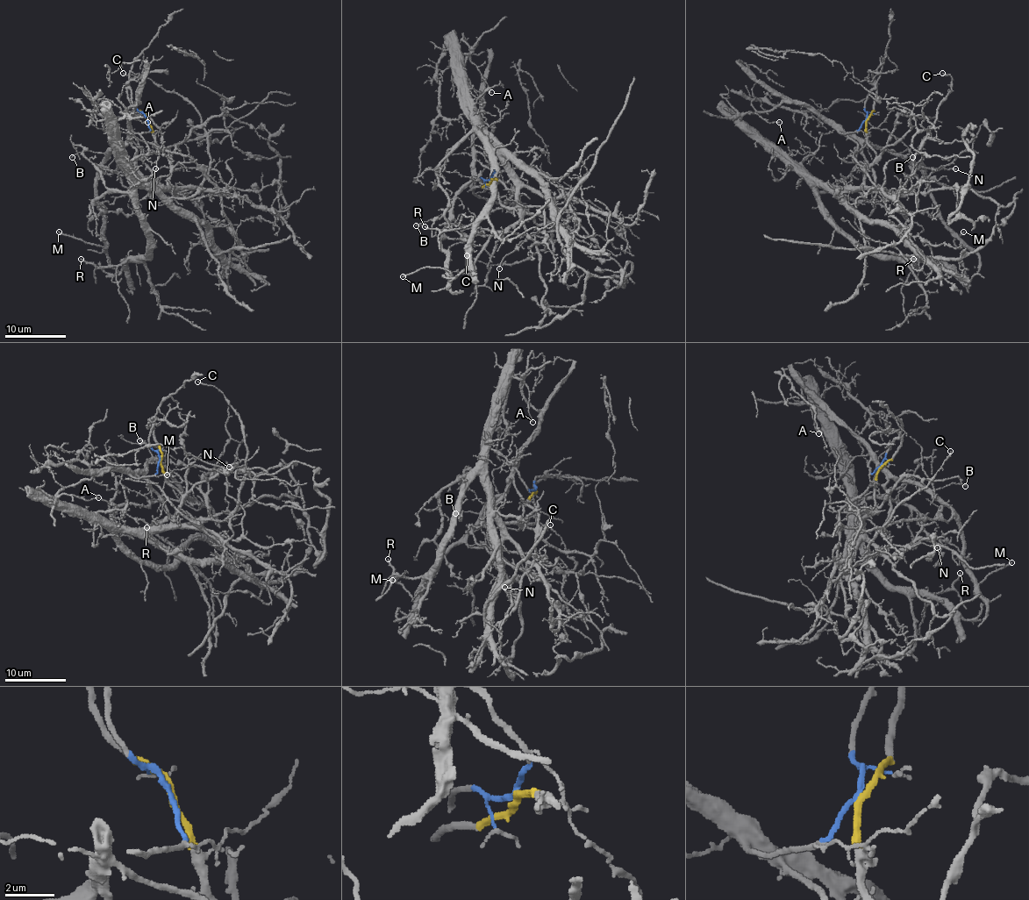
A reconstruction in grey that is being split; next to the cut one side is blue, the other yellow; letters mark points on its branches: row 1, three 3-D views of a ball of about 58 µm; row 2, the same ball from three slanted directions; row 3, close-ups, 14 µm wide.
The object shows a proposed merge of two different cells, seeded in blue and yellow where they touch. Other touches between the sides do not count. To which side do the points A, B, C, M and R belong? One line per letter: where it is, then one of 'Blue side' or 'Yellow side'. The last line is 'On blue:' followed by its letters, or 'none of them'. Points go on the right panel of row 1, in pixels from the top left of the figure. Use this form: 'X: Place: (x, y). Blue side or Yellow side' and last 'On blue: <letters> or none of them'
A: Place: (779, 122). Yellow side
B: Place: (912, 157). Blue side
C: Place: (942, 73). Yellow side
M: Place: (963, 232). Blue side
R: Place: (913, 259). Yellow side
On blue: B, M

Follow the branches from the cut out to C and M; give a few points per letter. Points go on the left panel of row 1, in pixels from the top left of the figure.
C: (146, 119), (167, 159), (169, 186), (174, 192), (195, 189), (210, 154), (201, 115), (181, 96), (124, 74)
M: (146, 119), (149, 130), (131, 132), (97, 169), (96, 198), (108, 245), (85, 244), (58, 232)

